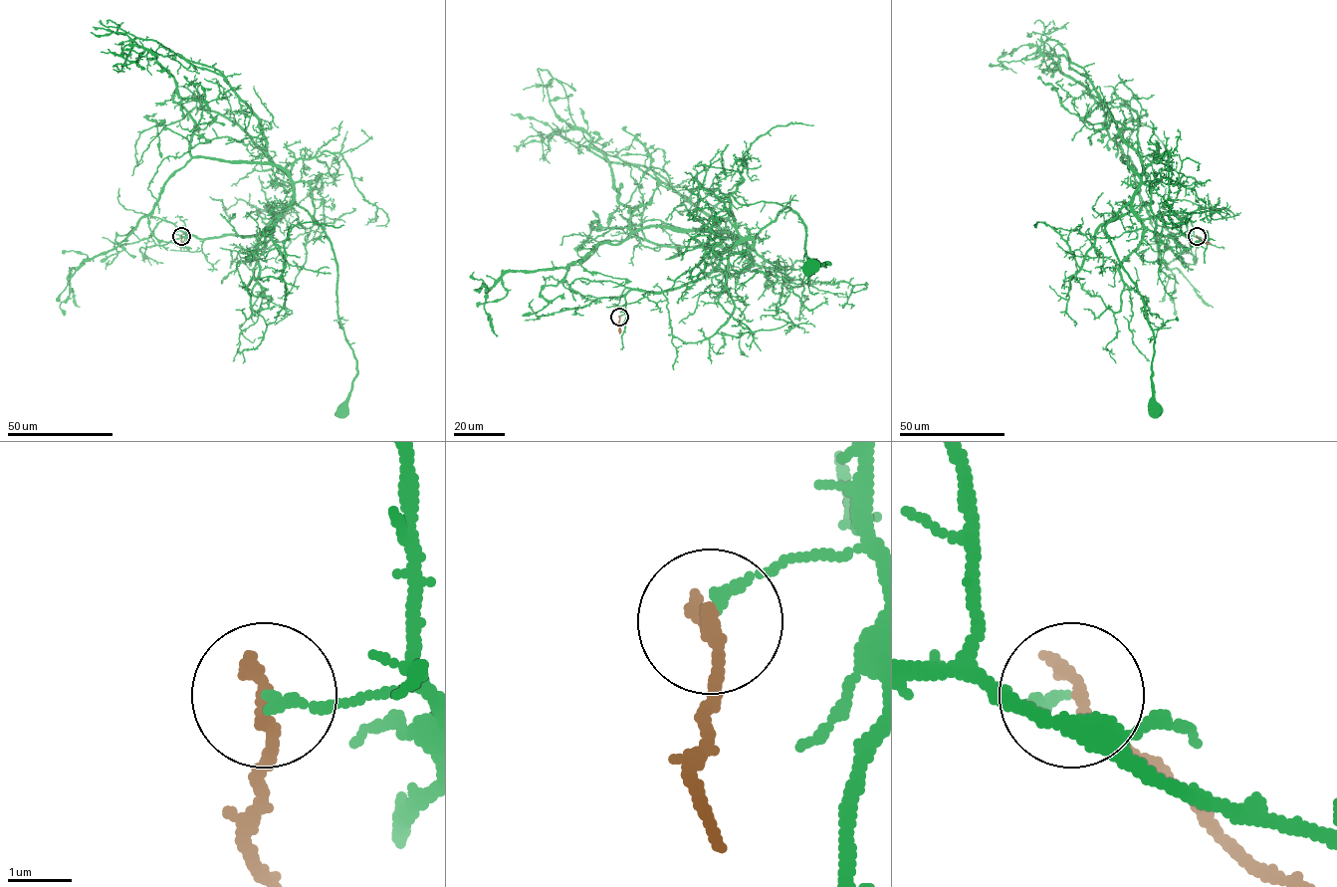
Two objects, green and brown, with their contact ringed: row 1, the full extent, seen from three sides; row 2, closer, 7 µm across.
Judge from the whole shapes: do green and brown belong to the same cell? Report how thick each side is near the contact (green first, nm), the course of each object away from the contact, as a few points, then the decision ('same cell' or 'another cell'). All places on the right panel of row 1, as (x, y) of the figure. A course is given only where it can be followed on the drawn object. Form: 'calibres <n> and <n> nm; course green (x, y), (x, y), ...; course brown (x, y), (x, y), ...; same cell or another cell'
calibres 170 and 280 nm; course green (1197, 236), (1160, 235), (1139, 220), (1129, 202), (1106, 226), (1152, 331), (1156, 410); course brown (1197, 236), (1210, 244); another cell

